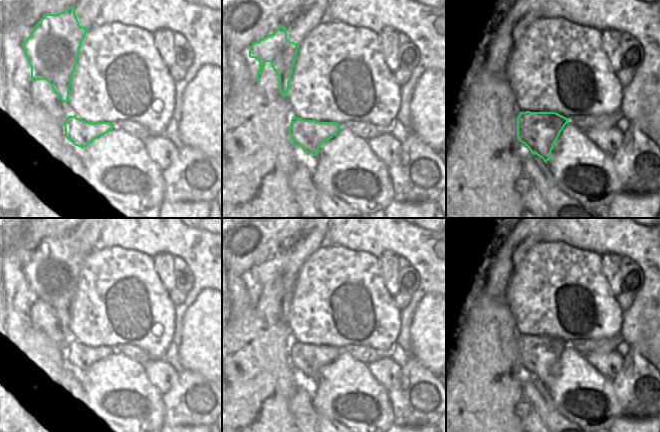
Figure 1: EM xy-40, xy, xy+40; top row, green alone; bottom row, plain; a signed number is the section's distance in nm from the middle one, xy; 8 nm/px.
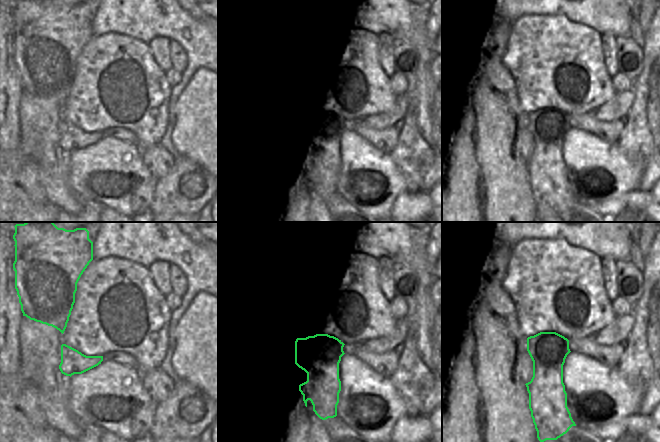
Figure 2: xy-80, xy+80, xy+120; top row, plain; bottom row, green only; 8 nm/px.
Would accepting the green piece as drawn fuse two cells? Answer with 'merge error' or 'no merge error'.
no merge error

